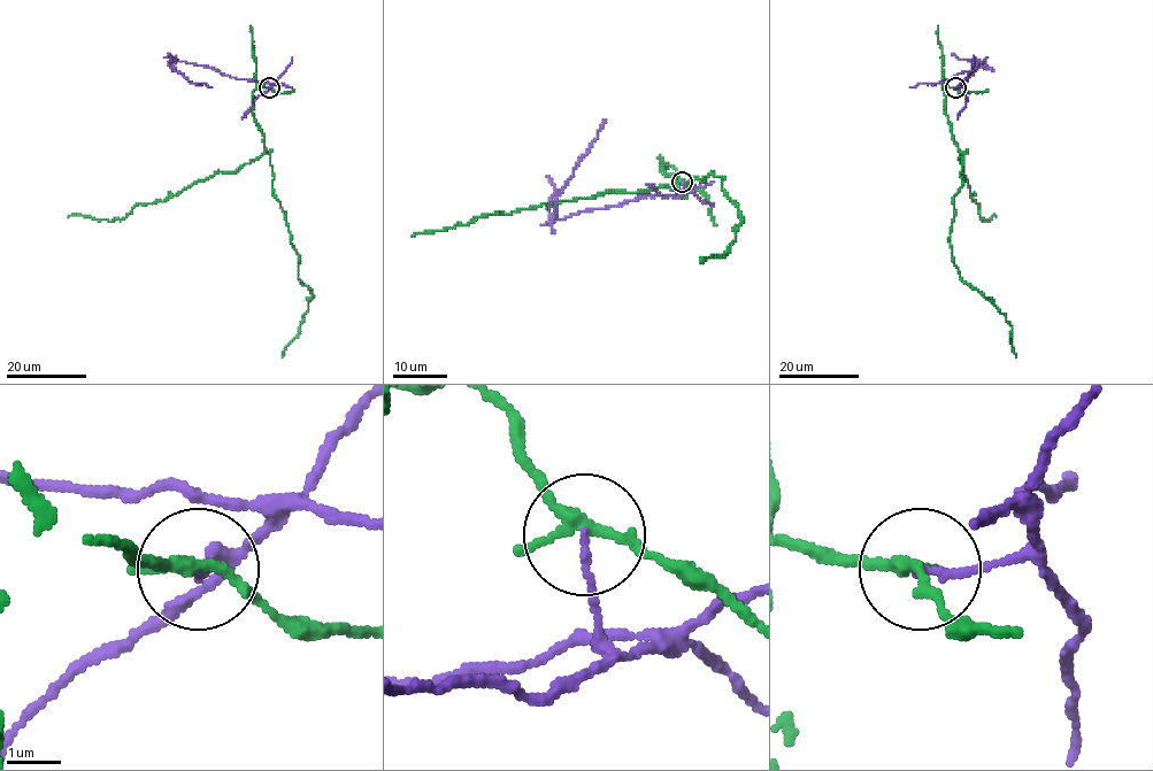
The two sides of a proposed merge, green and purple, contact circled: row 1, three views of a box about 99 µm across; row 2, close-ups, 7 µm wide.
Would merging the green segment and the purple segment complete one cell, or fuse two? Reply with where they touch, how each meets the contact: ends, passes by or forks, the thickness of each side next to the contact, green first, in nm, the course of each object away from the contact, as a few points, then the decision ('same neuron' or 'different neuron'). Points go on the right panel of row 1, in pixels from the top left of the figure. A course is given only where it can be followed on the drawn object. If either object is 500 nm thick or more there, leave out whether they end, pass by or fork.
(955, 87) | green forks | purple ends | 190/140 nm | green via (955, 87), (943, 85), (953, 140), (965, 154), (948, 240), (952, 261), (960, 278), (1004, 315), (1016, 356) | purple via (955, 87), (962, 87), (975, 67), (984, 61), (975, 71), (961, 71), (937, 84), (911, 87) | different neuron

